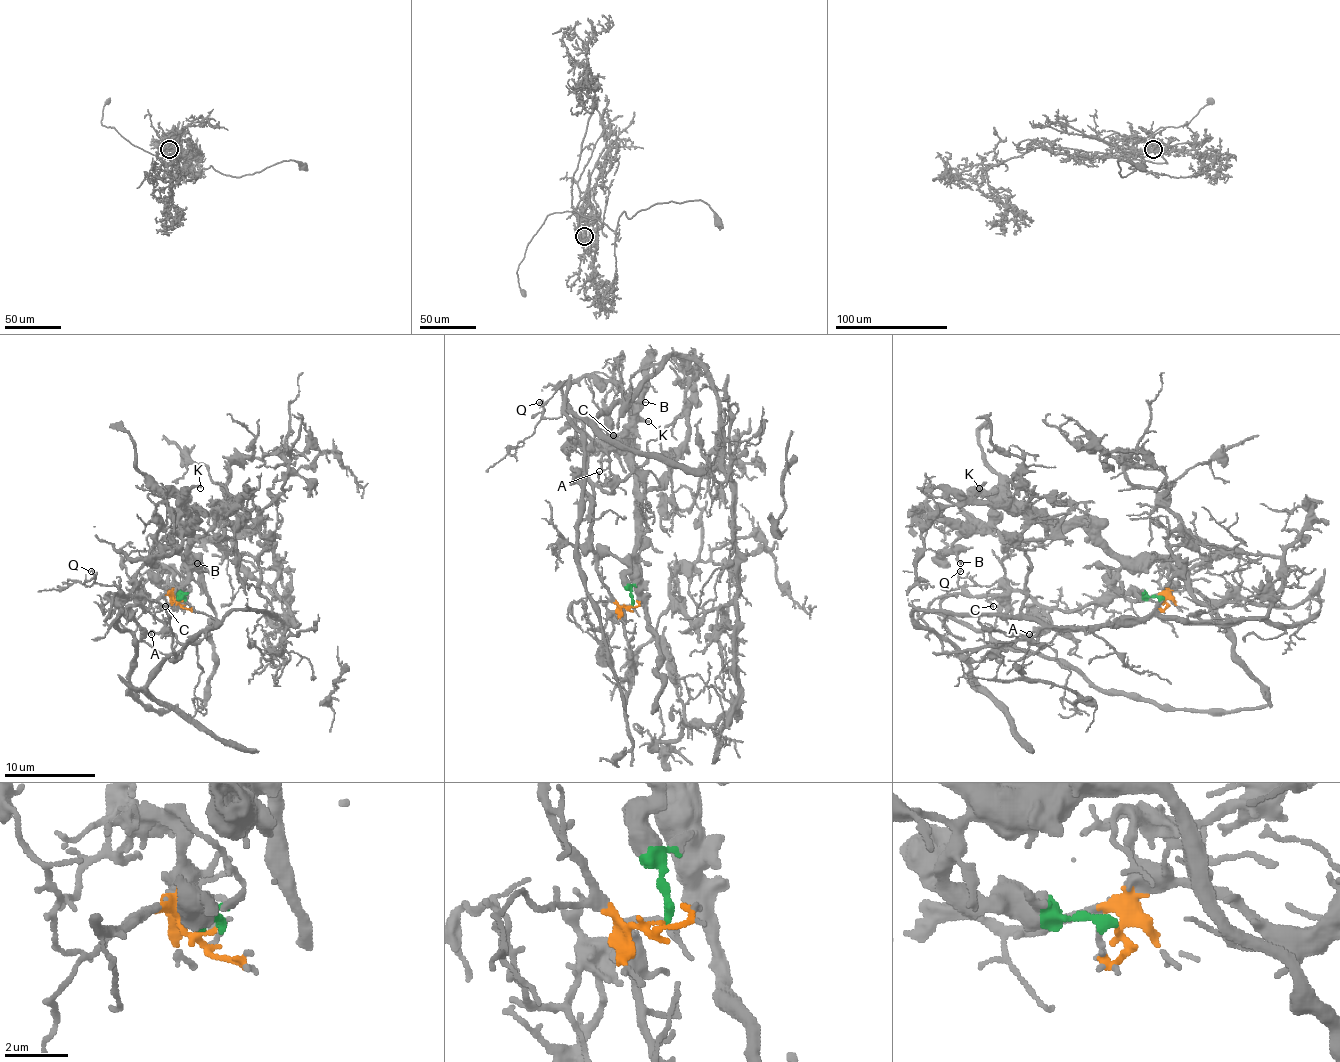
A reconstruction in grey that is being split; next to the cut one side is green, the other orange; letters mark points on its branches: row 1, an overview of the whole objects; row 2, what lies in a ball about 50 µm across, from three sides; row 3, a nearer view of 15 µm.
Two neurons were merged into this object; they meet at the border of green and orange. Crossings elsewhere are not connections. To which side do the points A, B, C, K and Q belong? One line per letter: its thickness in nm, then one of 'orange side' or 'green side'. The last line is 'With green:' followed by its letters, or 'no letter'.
A: 160 nm thick; orange side
B: 170 nm thick; green side
C: 170 nm thick; orange side
K: 240 nm thick; green side
Q: 140 nm thick; orange side
With green: B, K

